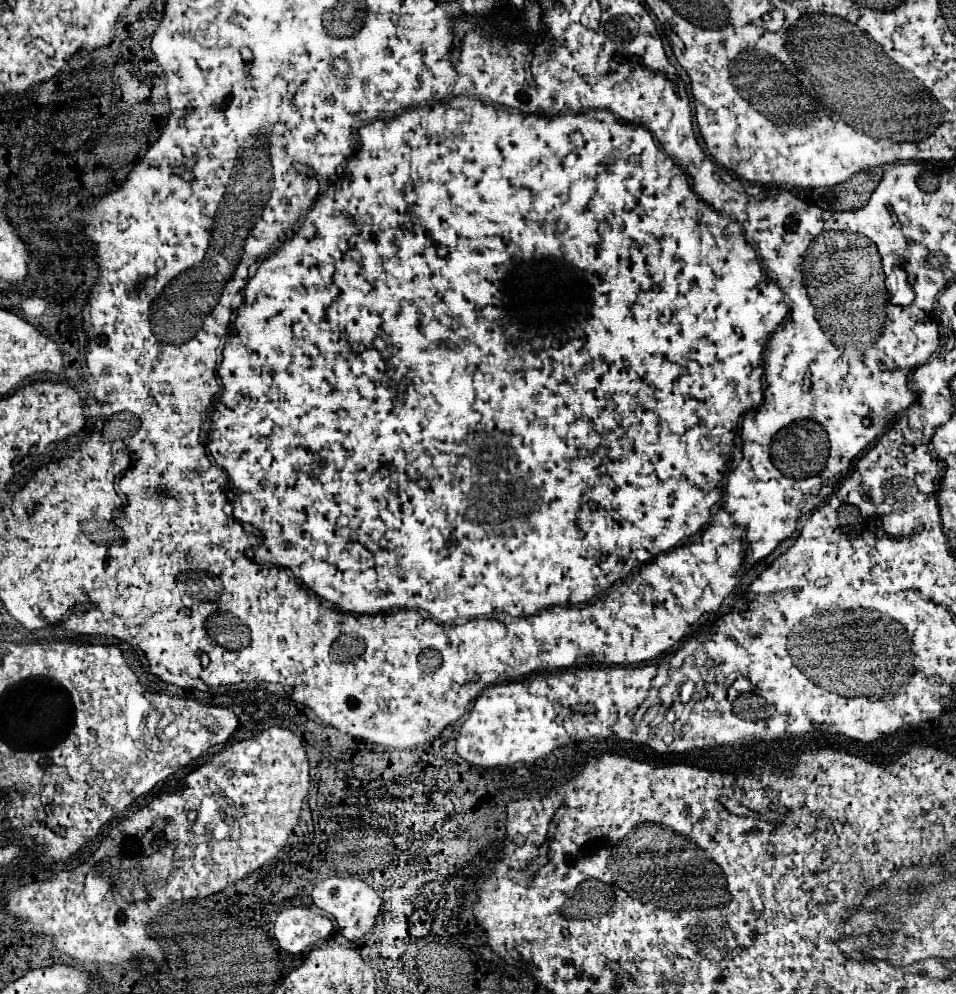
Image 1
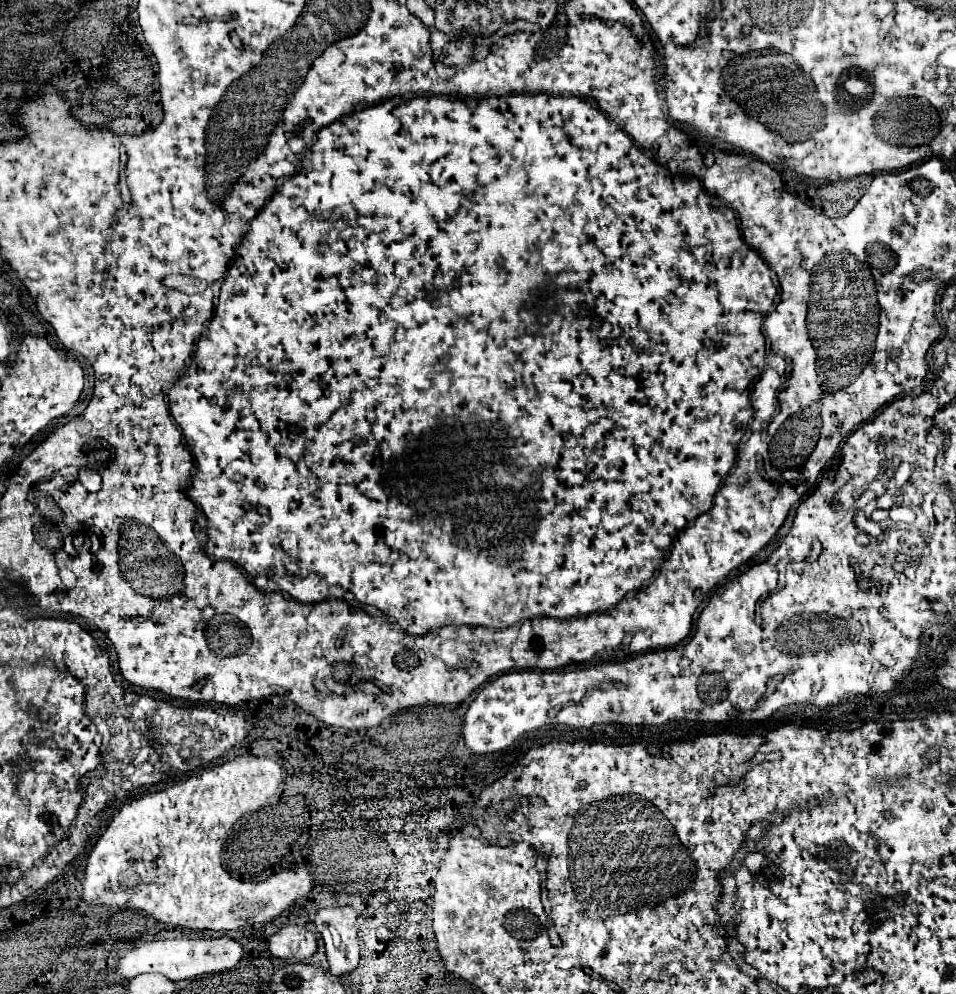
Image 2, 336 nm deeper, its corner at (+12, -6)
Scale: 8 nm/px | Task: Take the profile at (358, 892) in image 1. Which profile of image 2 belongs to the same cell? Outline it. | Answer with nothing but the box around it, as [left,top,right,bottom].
[316,905,358,975]

